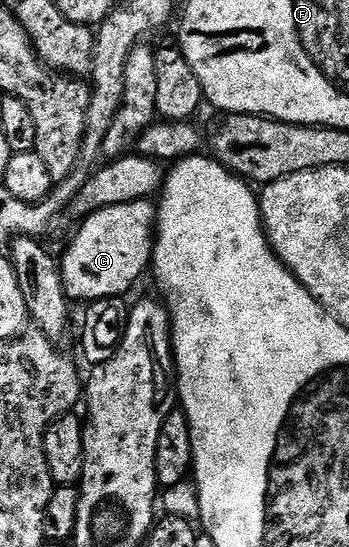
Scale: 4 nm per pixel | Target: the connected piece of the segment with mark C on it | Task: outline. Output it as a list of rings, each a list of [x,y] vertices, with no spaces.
[[[148,199],[131,201],[127,205],[111,205],[110,208],[99,209],[93,215],[88,215],[80,224],[81,228],[73,235],[65,256],[60,256],[61,277],[65,286],[65,294],[70,300],[85,299],[115,299],[128,296],[128,291],[141,279],[141,274],[148,272],[153,257],[155,242],[155,207]]]

